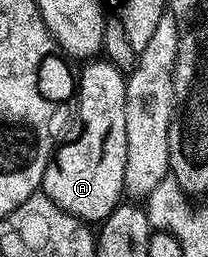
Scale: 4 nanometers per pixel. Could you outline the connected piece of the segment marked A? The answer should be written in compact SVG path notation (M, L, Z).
M105 58L87 63L76 87L76 115L82 119L82 129L75 140L55 147L42 175L41 192L63 211L83 222L101 222L109 218L124 196L122 186L126 165L126 123L124 122L125 88L127 77Z

